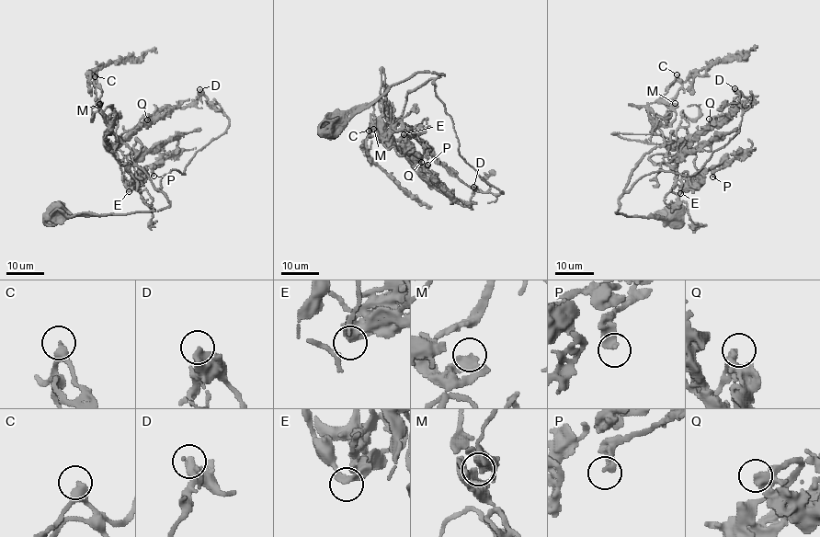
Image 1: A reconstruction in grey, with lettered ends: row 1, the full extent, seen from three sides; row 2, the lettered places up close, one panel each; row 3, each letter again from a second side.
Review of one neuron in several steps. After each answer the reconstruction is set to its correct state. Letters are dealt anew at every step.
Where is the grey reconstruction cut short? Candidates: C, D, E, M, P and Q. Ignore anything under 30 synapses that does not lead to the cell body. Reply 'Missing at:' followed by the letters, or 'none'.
Missing at: D

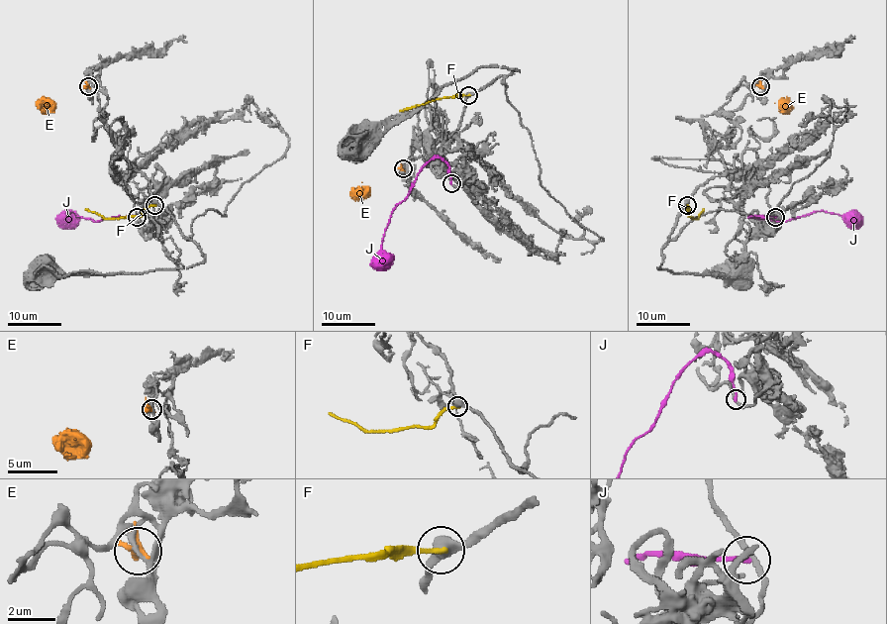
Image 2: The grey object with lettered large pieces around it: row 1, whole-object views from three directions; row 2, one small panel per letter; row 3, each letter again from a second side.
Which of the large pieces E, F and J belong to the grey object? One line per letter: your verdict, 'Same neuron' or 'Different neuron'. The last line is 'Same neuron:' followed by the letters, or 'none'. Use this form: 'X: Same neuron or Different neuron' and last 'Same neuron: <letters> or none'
E: Different neuron
F: Different neuron
J: Different neuron
Same neuron: none

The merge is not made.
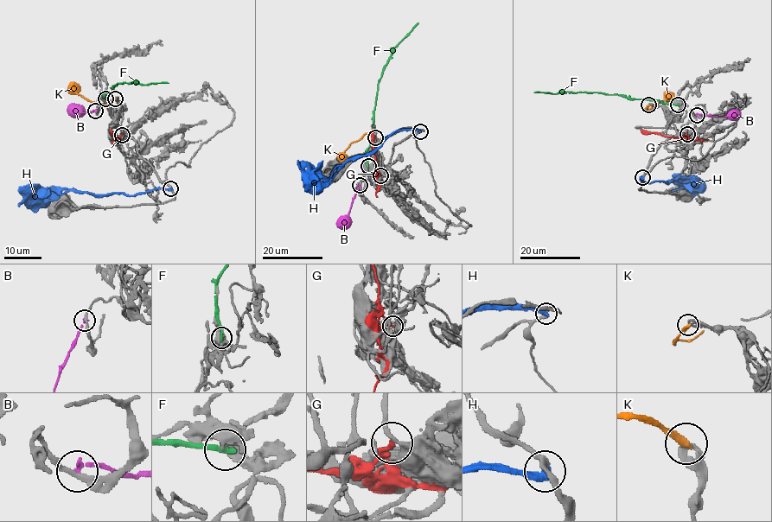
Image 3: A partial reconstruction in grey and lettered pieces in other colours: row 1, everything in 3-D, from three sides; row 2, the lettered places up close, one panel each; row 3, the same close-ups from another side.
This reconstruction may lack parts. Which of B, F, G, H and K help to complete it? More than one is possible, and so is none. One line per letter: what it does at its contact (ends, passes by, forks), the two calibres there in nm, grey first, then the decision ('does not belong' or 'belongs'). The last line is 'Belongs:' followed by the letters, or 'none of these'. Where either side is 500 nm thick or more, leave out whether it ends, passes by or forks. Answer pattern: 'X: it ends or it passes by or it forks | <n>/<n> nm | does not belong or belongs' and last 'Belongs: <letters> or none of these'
B: it ends | 240/150 nm | does not belong
F: it ends | 360/280 nm | does not belong
G: it ends | 240/240 nm | does not belong
H: it ends | 300/400 nm | does not belong
K: it ends | 280/320 nm | does not belong
Belongs: none of these

